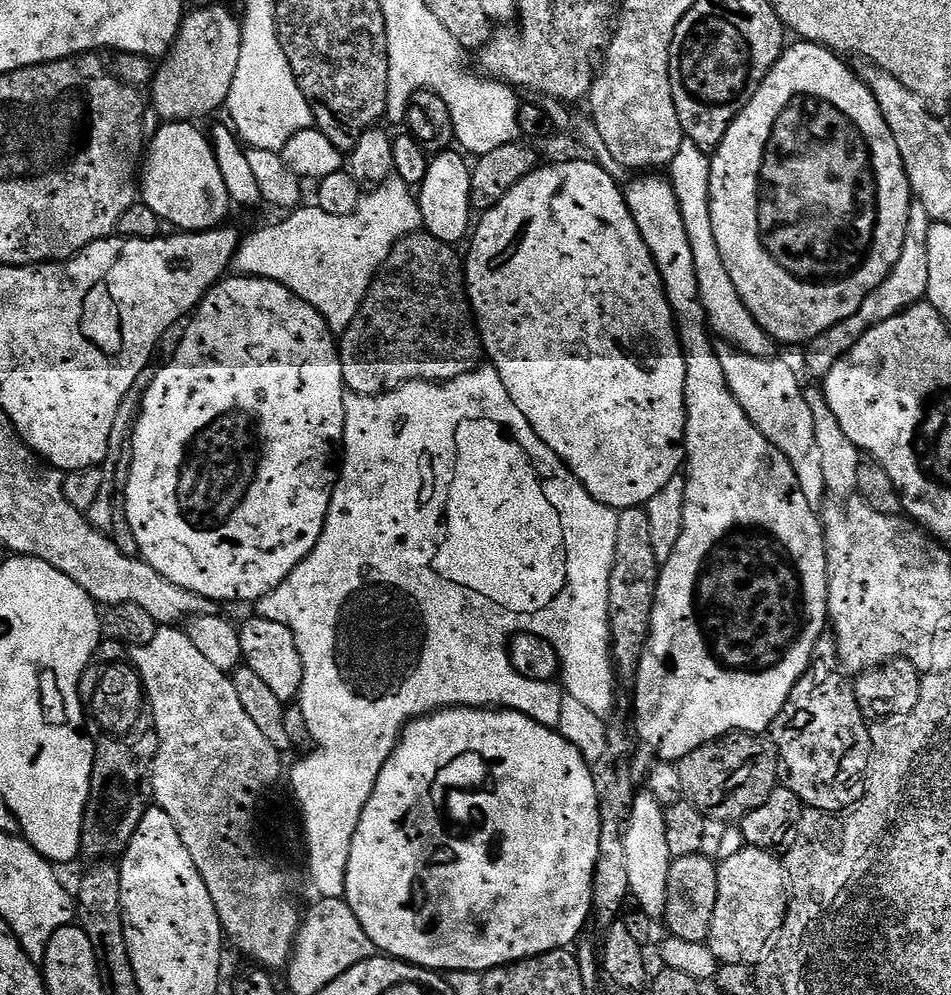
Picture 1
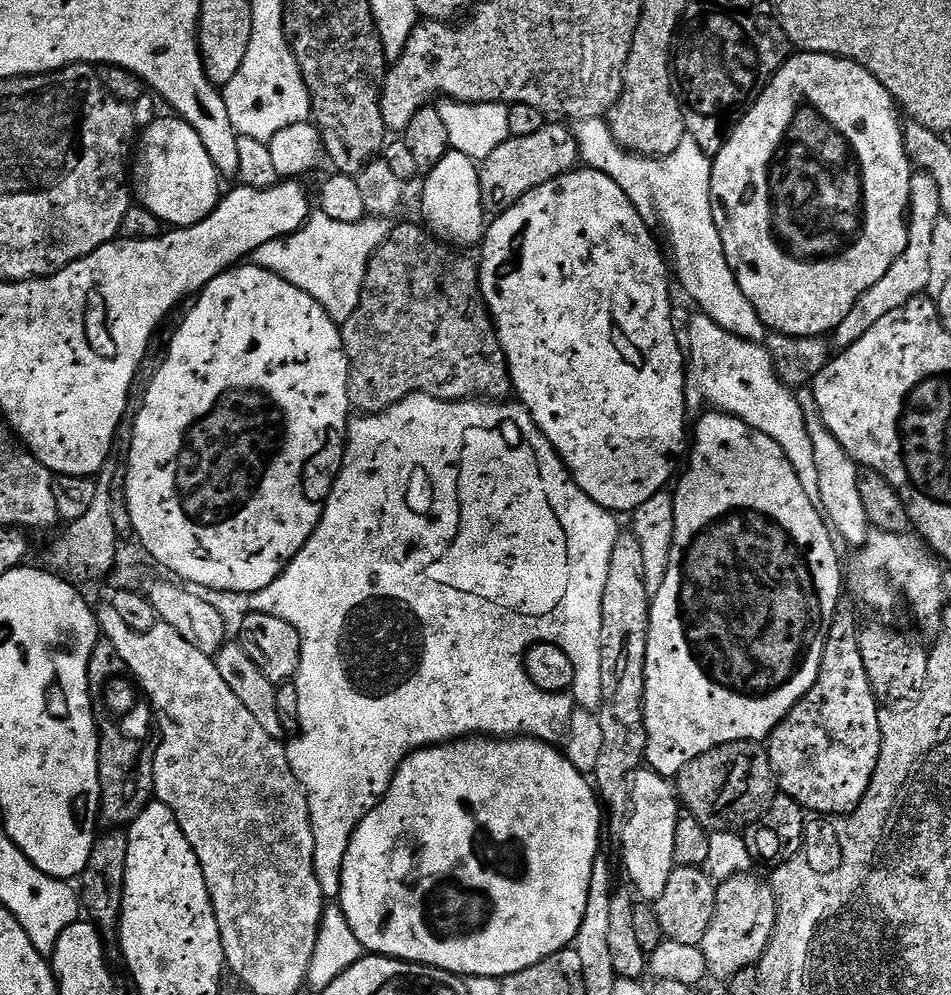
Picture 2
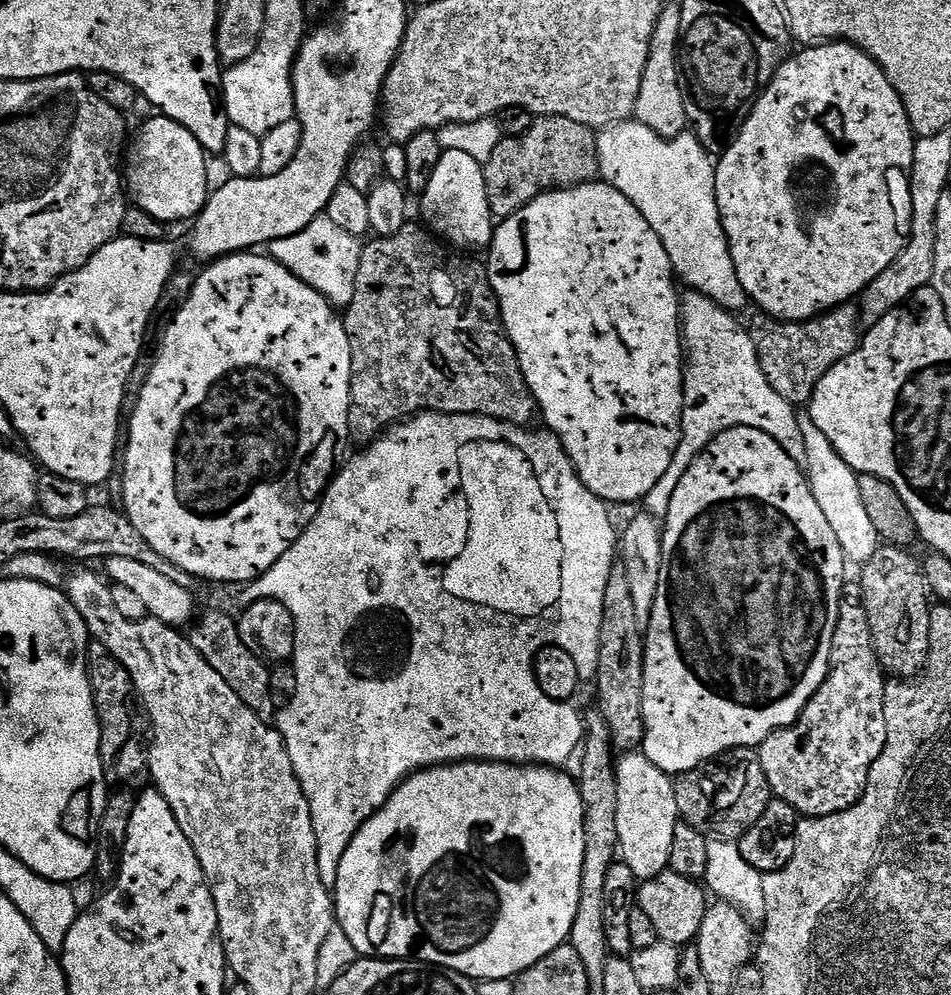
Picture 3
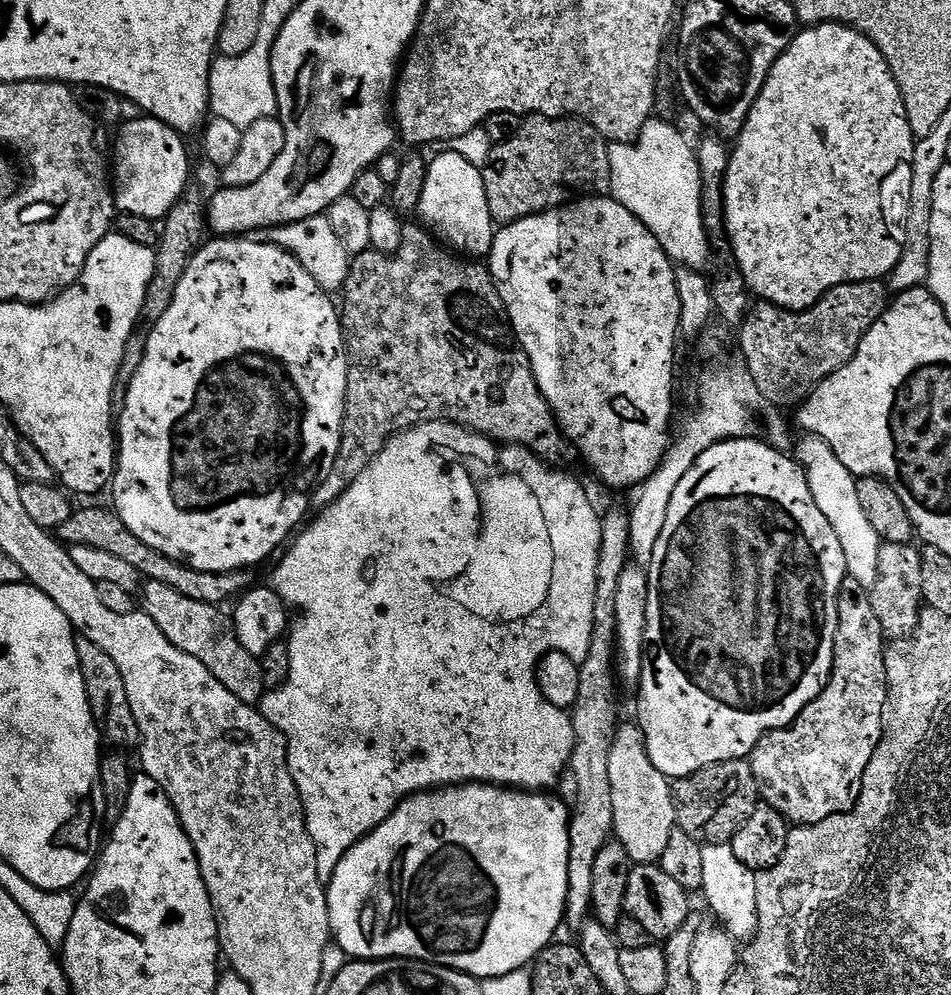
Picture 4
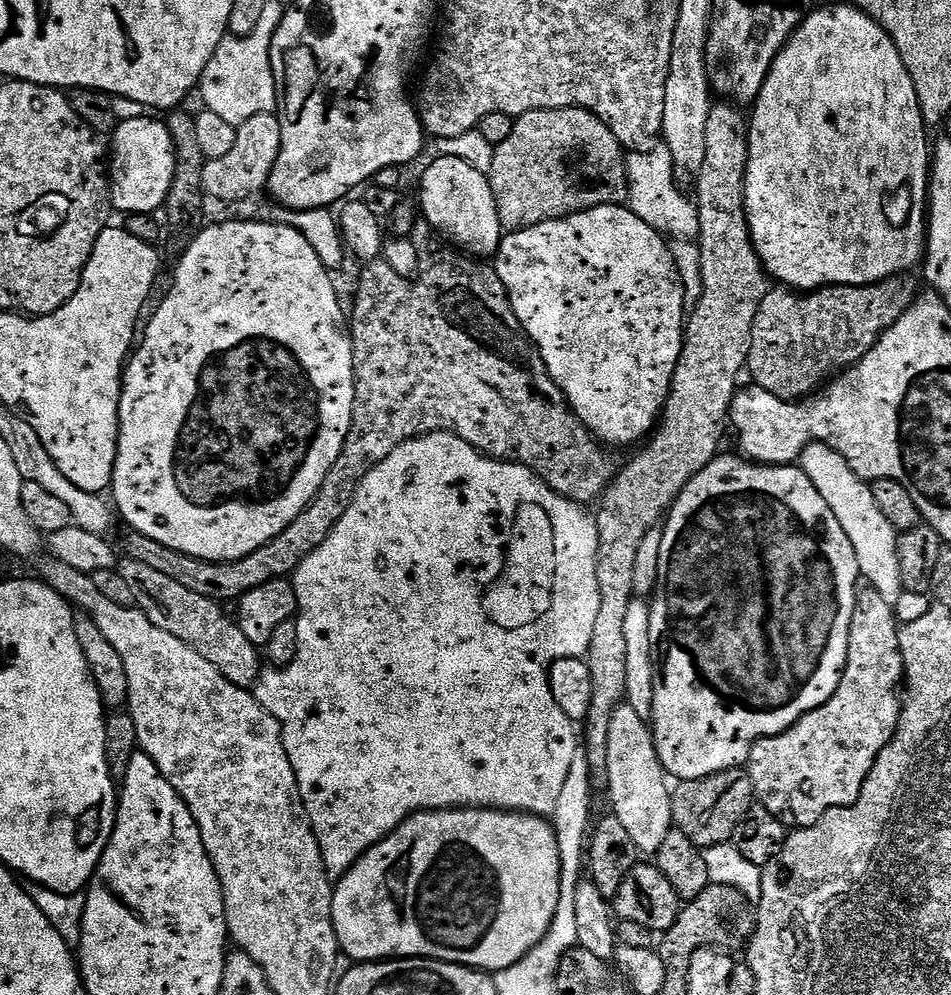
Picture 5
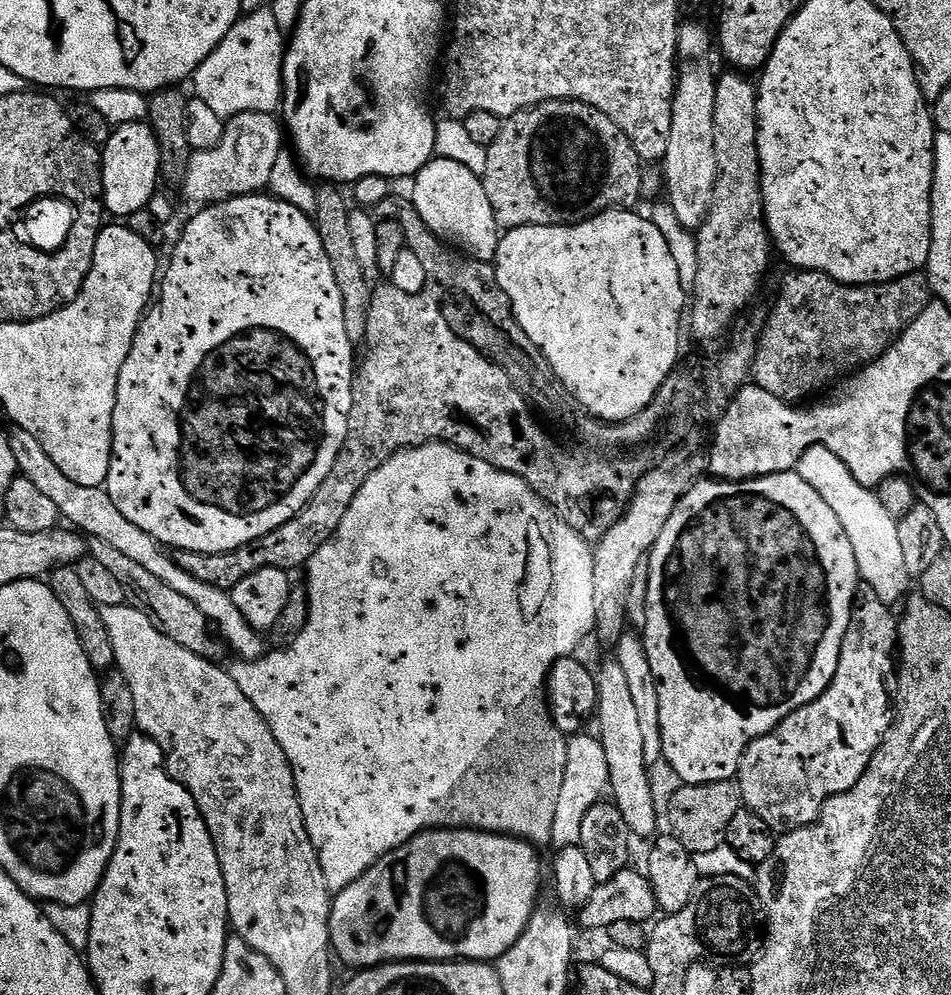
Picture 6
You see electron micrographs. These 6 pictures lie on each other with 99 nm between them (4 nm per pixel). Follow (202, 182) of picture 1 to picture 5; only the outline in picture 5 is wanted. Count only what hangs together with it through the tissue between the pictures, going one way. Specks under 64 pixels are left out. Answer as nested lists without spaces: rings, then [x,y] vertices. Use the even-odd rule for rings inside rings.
[[[145,114],[122,120],[111,133],[110,187],[112,206],[117,213],[156,214],[159,208],[161,211],[167,205],[170,186],[174,182],[176,151],[167,123],[163,119],[151,120],[150,116]]]

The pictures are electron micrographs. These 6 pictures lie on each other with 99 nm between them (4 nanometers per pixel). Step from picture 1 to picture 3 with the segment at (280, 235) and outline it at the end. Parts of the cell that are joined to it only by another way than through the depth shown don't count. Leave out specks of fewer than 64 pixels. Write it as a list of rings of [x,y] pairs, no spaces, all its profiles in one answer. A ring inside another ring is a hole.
[[[327,214],[316,217],[306,230],[298,234],[290,234],[290,238],[278,238],[267,245],[267,255],[277,260],[286,270],[290,270],[306,286],[318,290],[337,309],[347,309],[354,298],[354,278],[358,278],[358,262],[360,261],[361,241],[357,237],[346,234],[346,230],[334,226]]]

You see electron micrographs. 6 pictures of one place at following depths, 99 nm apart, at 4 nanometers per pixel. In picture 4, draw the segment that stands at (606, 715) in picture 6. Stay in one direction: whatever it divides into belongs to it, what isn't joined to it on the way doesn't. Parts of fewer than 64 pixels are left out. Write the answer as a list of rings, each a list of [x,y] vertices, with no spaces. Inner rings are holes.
[[[621,723],[616,730],[614,750],[611,751],[611,782],[614,790],[614,836],[626,846],[626,854],[630,854],[633,865],[655,864],[661,858],[670,843],[670,834],[677,828],[676,799],[672,796],[673,785],[669,777],[662,775],[654,764],[646,738],[642,734],[639,723]]]

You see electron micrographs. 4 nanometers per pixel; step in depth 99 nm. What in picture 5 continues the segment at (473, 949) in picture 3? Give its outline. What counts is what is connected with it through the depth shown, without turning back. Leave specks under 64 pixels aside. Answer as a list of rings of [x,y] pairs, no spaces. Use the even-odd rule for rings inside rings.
[[[445,808],[438,812],[415,812],[403,820],[384,840],[380,840],[341,880],[335,881],[332,893],[332,921],[336,942],[352,962],[379,962],[393,958],[427,958],[443,960],[445,964],[458,964],[469,970],[485,968],[495,974],[506,966],[514,966],[550,930],[558,908],[559,850],[553,825],[543,816],[530,816],[527,812],[498,812],[494,808]]]

